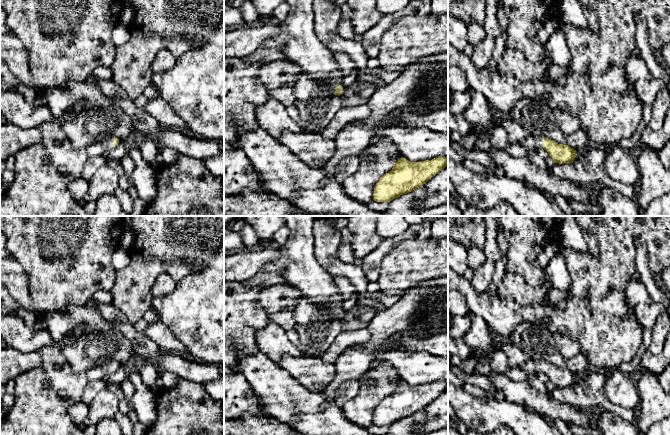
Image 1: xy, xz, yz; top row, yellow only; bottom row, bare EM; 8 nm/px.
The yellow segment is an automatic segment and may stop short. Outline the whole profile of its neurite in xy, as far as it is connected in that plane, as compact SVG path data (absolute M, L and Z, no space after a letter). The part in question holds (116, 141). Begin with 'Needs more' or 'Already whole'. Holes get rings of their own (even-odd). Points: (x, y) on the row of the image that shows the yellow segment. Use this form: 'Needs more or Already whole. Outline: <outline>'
Needs more. Outline: M113 137L108 138L104 141L88 146L85 150L86 155L87 157L103 155L104 153L111 151L113 148L115 148L118 145L118 143L119 139Z

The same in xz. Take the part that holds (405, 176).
Already whole. Outline: M402 157L397 160L392 170L376 183L373 200L390 202L423 186L446 166L448 159L445 157L419 162L410 162Z

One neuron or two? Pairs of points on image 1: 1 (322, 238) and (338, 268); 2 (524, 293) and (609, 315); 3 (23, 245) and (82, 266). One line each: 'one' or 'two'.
1: one
2: two
3: one

